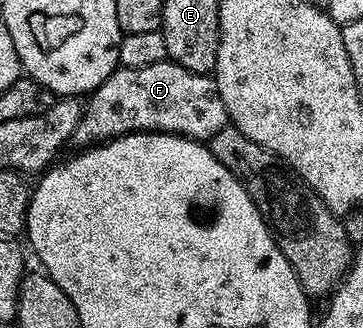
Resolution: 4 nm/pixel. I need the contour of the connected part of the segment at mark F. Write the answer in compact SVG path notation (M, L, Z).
M167 59L152 63L152 67L115 69L99 89L89 94L72 141L78 147L93 147L129 133L170 133L179 137L209 139L227 125L224 99L220 99L218 82L213 76L193 73Z

